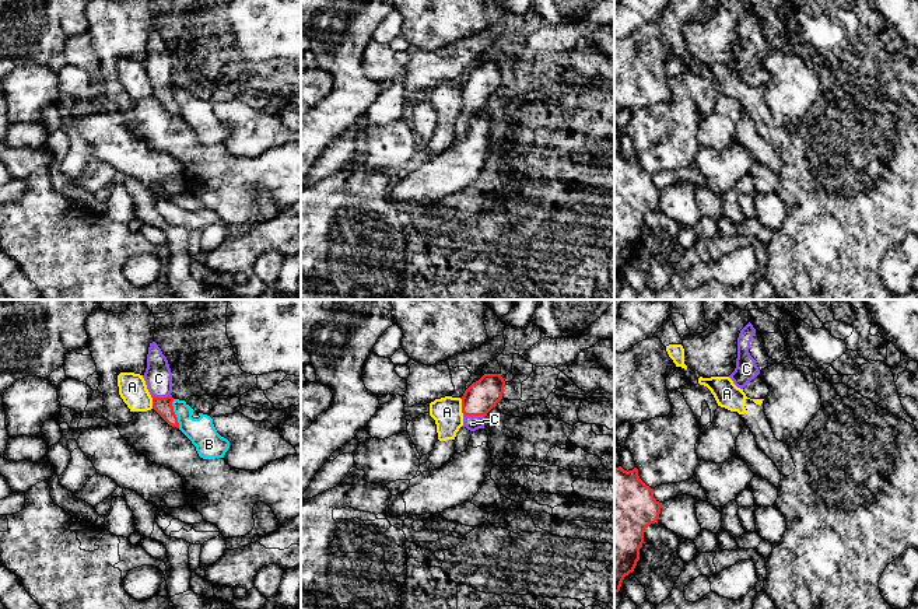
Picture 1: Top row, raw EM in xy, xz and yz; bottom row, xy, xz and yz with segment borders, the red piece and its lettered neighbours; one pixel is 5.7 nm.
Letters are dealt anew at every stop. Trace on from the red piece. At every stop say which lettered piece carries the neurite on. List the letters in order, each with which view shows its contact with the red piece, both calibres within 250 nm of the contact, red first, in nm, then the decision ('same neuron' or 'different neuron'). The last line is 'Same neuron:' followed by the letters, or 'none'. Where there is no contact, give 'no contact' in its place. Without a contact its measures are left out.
A: xz | 180/170 nm | different neuron
B: xy | 100/160 nm | different neuron
C: xz | 180/90 nm | same neuron
Same neuron: C

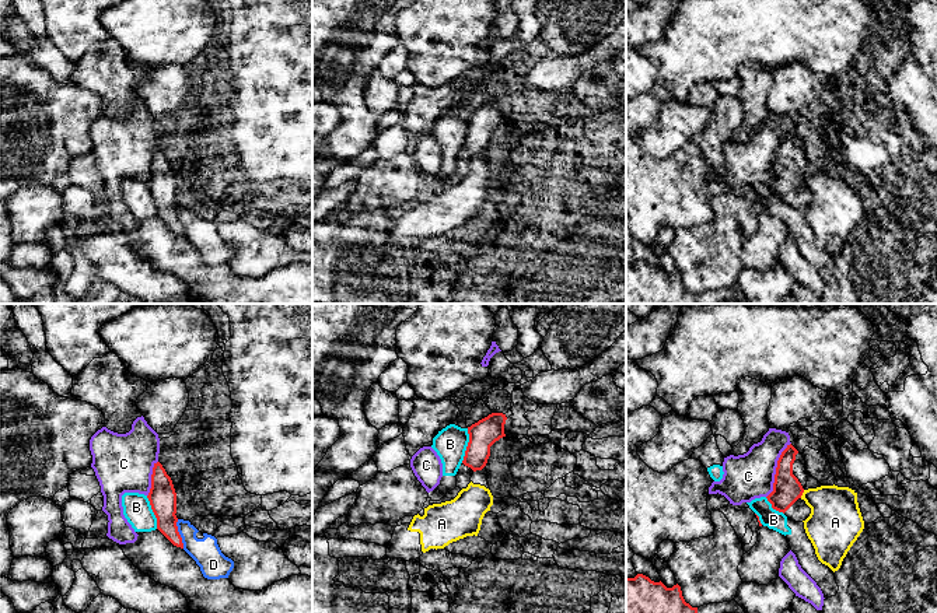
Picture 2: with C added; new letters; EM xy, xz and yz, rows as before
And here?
A: yz | 160/300 nm | different neuron
B: xz | 160/190 nm | different neuron
C: yz | 160/260 nm | different neuron
D: xy | 160/160 nm | different neuron
Same neuron: none

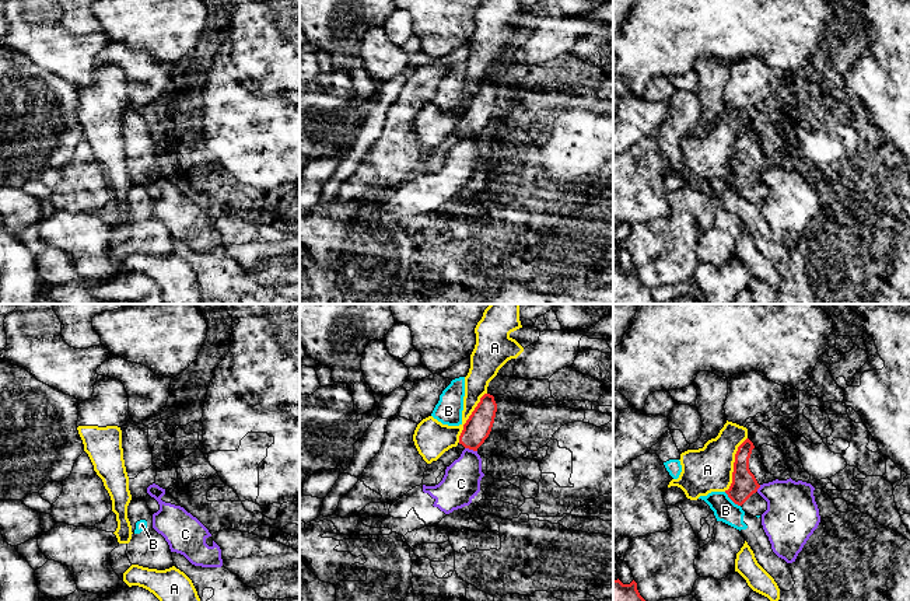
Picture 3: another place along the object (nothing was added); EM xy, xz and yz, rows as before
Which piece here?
A: yz | 150/260 nm | different neuron
B: yz | 150/140 nm | different neuron
C: xz | 150/220 nm | different neuron
Same neuron: none

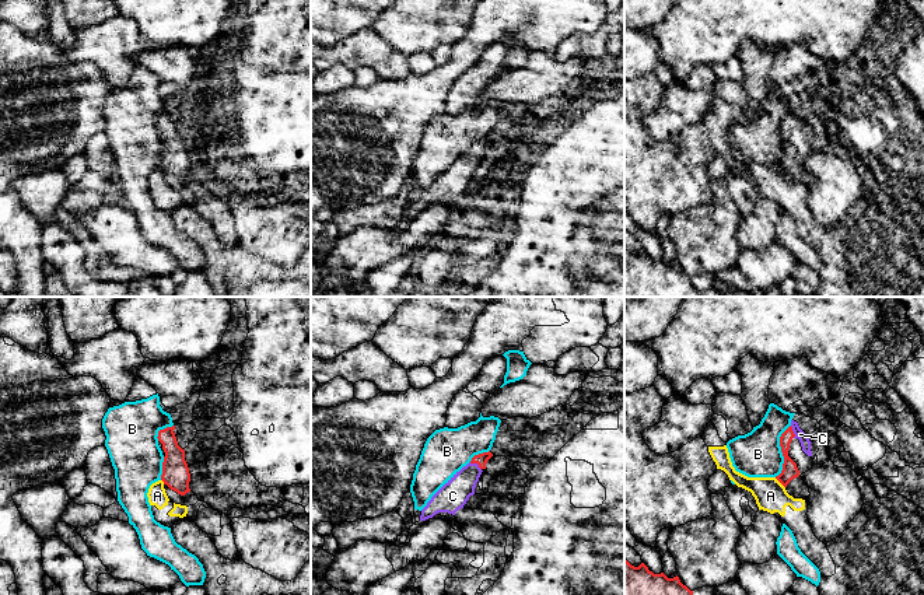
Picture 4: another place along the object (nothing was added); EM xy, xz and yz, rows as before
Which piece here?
A: yz | 90/180 nm | different neuron
B: yz | 90/280 nm | different neuron
C: xz | 70/170 nm | same neuron
Same neuron: C

